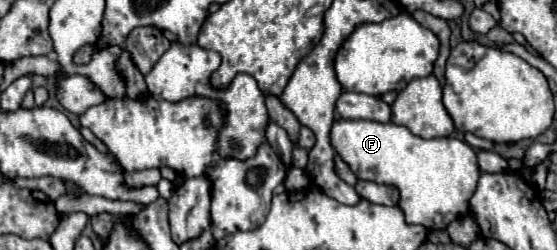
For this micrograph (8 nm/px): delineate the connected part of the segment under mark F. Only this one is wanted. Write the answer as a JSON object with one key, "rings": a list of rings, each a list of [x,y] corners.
{"rings":[[[342,118],[332,124],[330,142],[358,180],[390,184],[400,190],[398,206],[404,210],[408,224],[422,224],[428,230],[446,230],[452,220],[468,212],[480,168],[474,148],[466,142],[454,136],[426,140],[394,122],[382,124]]]}

